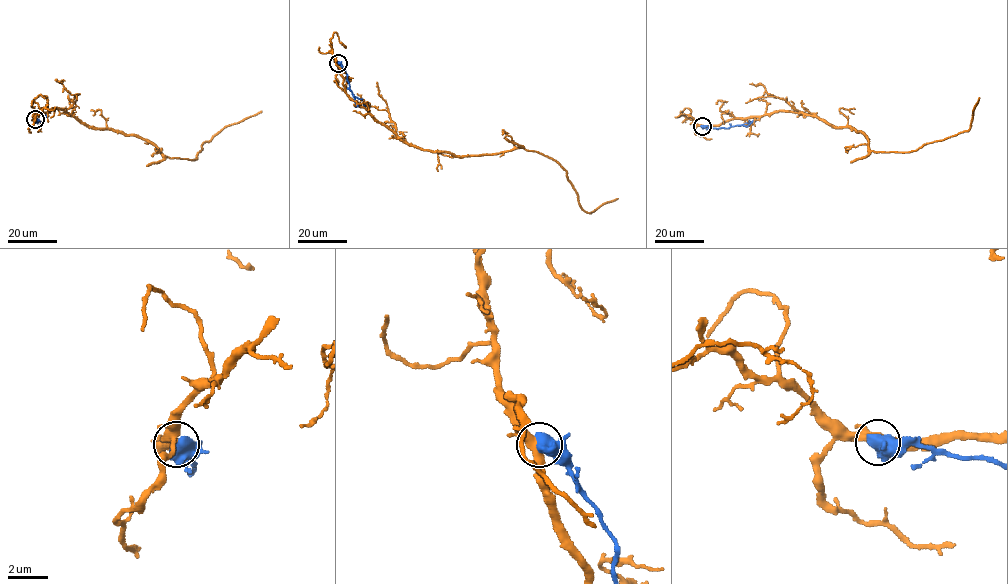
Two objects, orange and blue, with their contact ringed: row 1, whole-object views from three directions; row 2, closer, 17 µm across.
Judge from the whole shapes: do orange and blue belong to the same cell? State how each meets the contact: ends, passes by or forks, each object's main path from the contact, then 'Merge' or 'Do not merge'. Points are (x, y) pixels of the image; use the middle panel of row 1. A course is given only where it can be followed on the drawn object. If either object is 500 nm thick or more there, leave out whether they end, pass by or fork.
Course of orange: (338, 63), (352, 100), (404, 141), (455, 155), (536, 151), (564, 169), (587, 212), (617, 198). Course of blue: (338, 63), (347, 75), (354, 96), (362, 99), (365, 106). Do not merge

